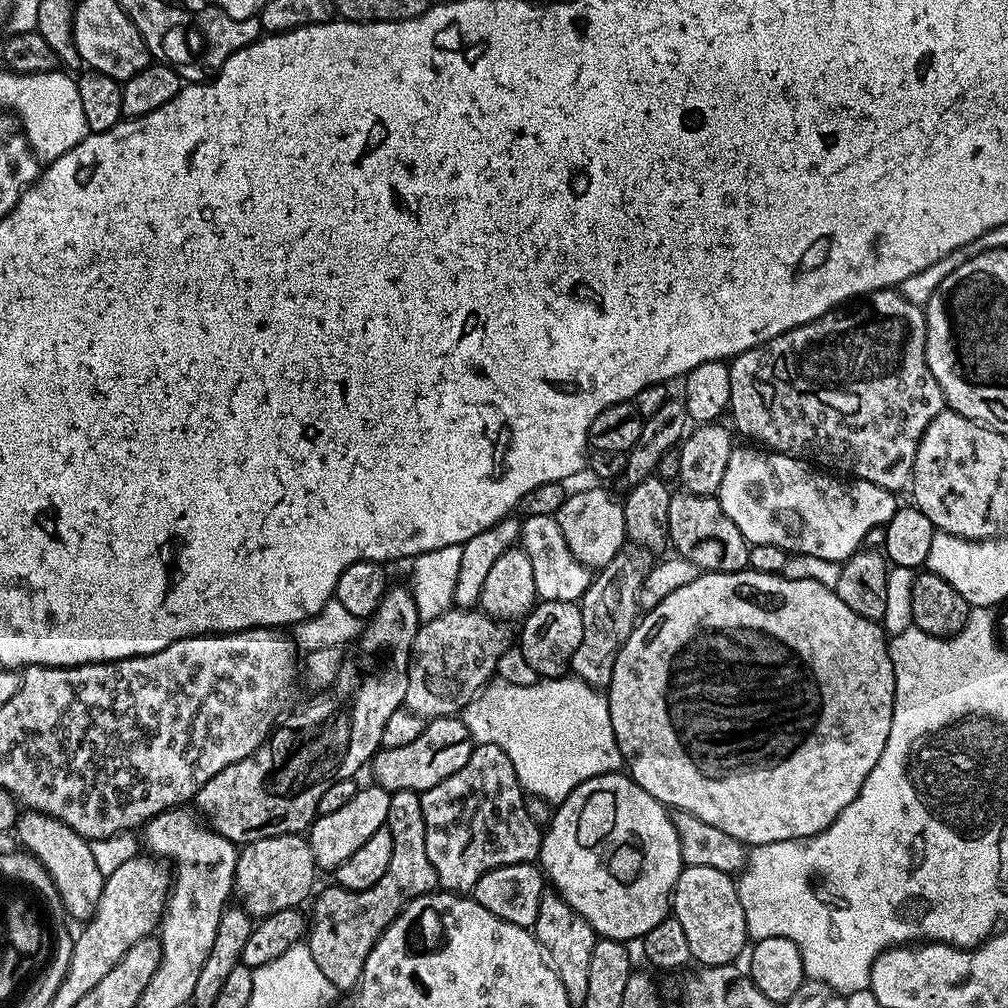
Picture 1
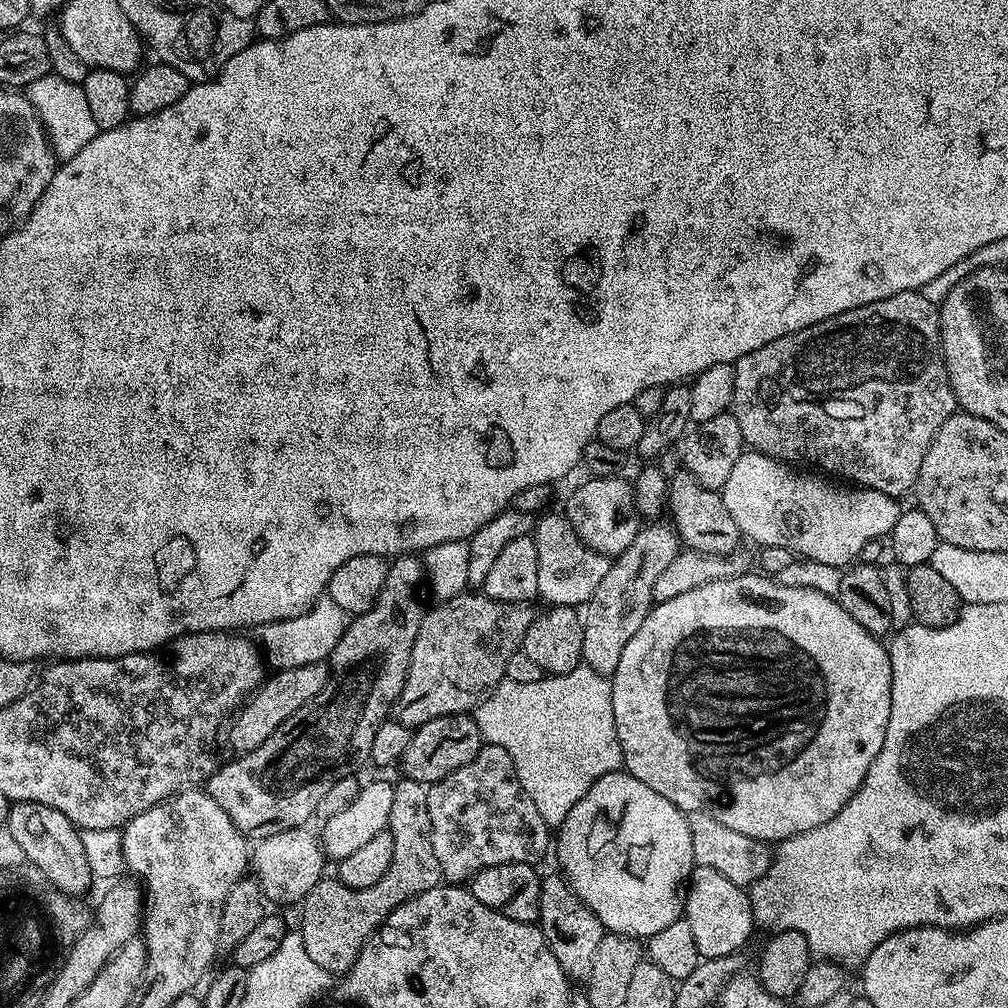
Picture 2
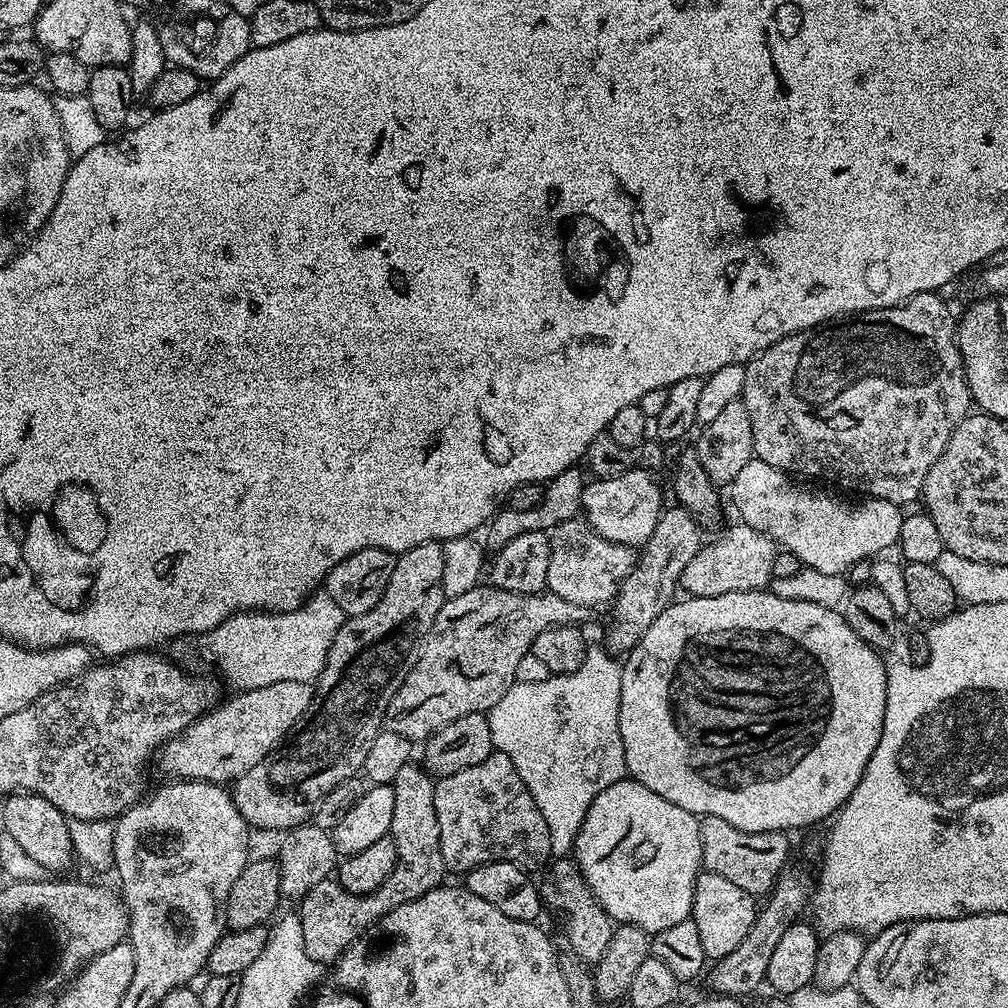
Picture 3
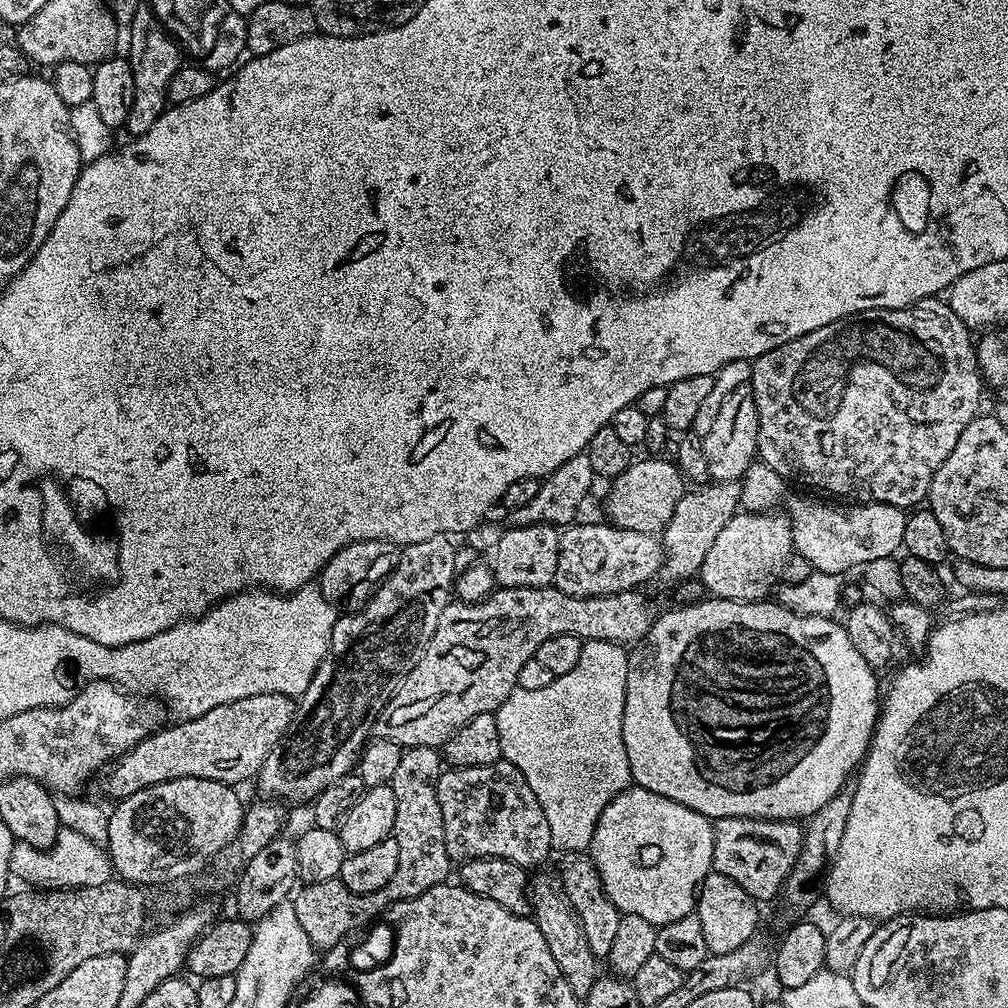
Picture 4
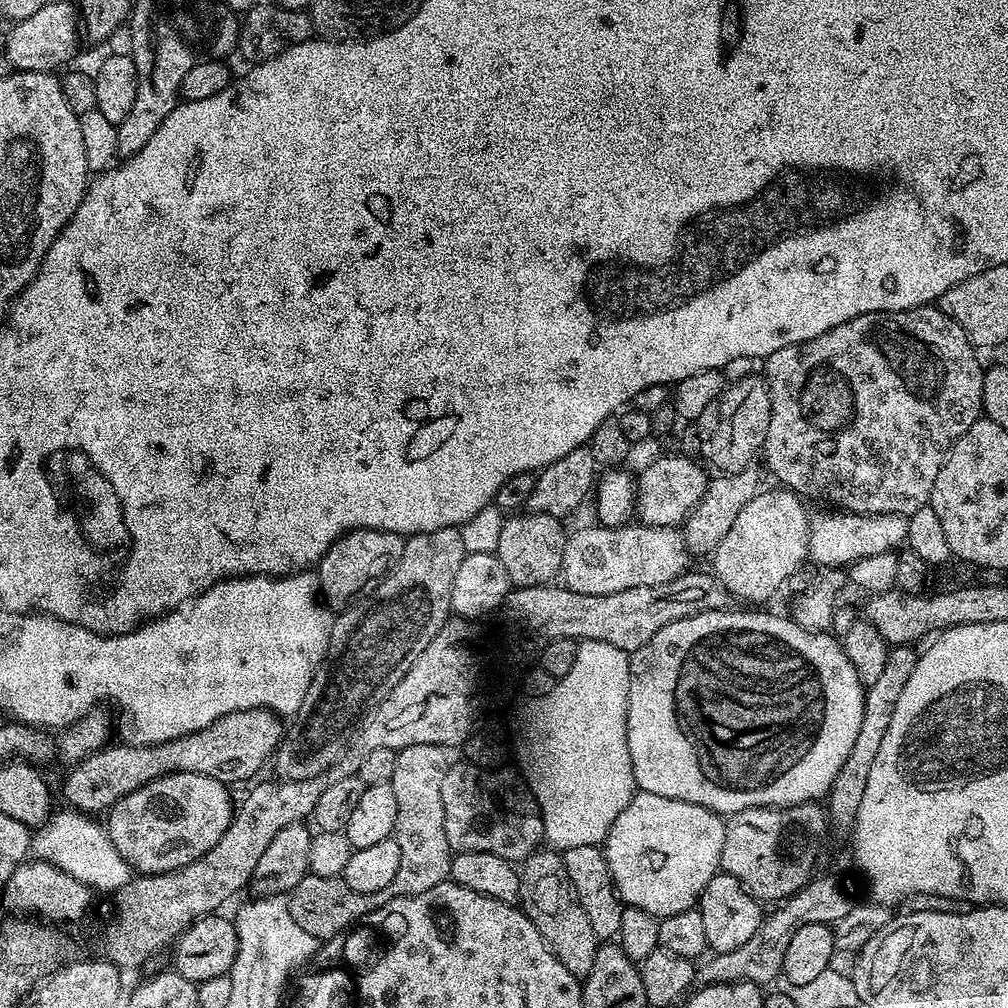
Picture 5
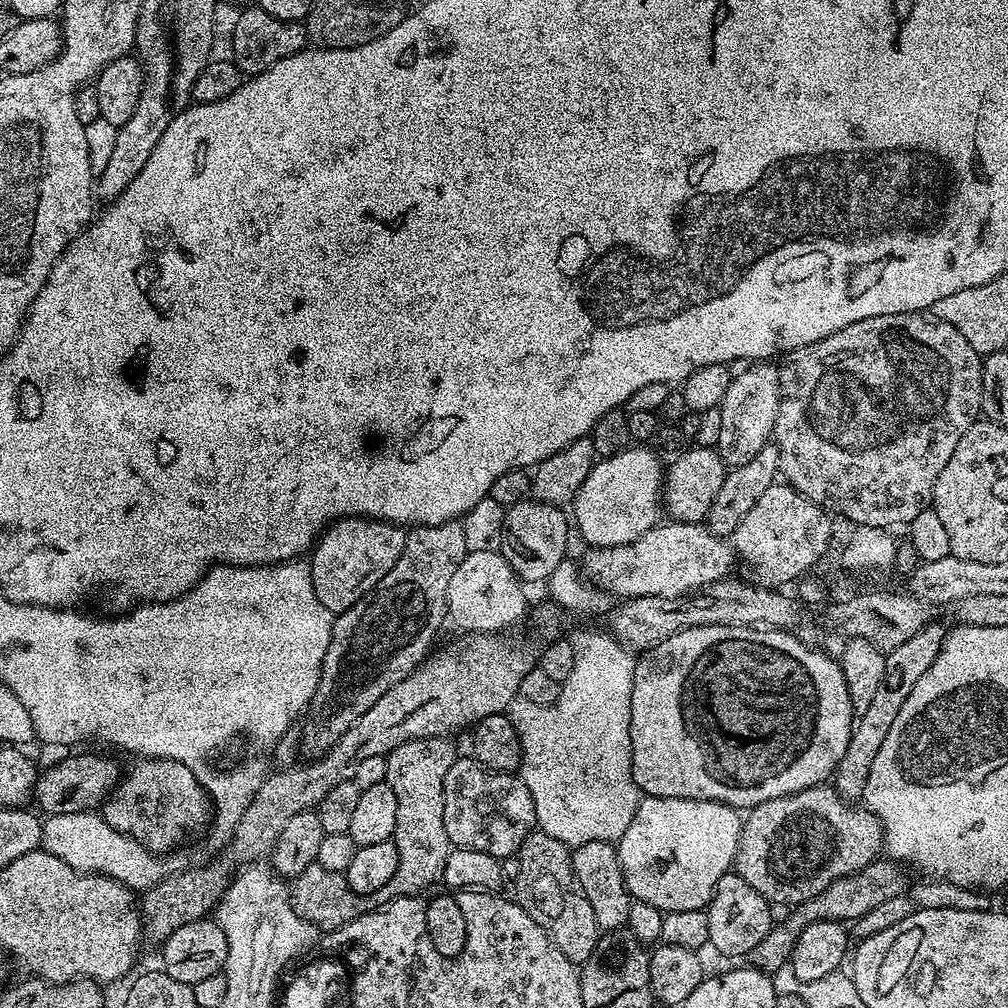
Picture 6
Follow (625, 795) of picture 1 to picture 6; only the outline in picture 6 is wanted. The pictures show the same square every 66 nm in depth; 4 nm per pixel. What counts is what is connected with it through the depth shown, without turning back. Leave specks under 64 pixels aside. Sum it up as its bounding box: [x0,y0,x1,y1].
[616,796,742,913]

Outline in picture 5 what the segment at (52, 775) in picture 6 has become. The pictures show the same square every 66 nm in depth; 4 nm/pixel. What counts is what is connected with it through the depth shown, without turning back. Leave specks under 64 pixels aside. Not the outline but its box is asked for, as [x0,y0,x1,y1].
[64,708,281,814]

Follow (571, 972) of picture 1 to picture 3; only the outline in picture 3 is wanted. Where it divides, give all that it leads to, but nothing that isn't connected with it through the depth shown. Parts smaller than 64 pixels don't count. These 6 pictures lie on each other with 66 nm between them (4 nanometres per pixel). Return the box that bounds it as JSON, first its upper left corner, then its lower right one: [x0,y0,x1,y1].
[538,858,614,962]

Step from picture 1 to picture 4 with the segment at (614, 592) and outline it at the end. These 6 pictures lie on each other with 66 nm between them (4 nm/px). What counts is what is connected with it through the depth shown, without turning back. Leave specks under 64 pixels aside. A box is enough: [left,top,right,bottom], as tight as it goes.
[659,480,740,584]

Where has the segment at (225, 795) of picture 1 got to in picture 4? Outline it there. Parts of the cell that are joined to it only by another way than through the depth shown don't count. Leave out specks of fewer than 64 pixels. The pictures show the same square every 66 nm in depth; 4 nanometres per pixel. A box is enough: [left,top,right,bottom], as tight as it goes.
[254,536,458,805]

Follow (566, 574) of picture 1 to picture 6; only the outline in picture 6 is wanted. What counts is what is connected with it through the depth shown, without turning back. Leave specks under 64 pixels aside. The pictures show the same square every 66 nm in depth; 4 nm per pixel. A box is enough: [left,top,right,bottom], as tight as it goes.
[582,522,738,598]

